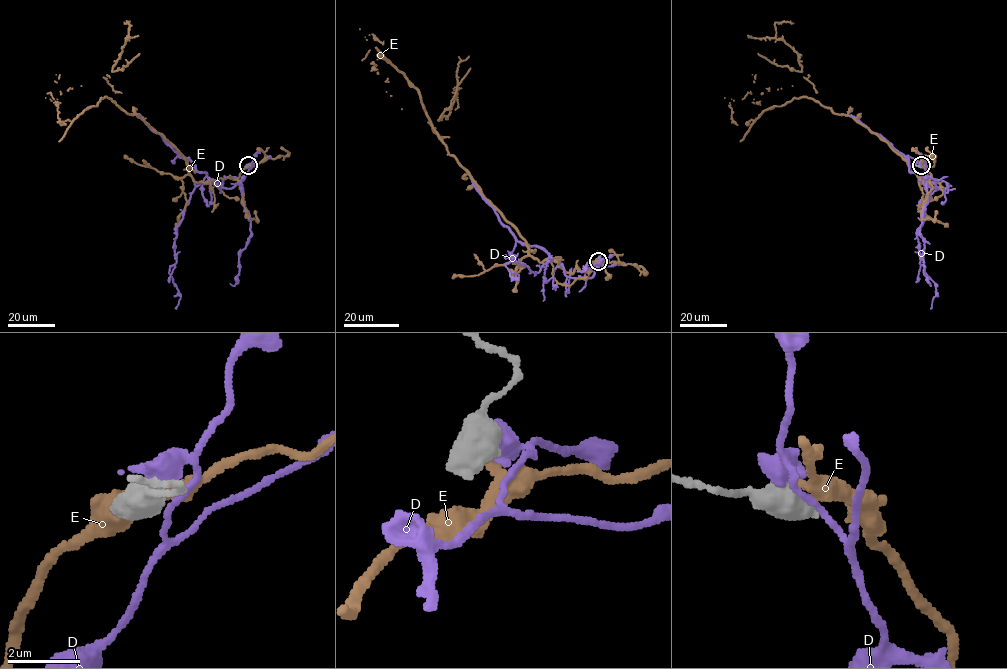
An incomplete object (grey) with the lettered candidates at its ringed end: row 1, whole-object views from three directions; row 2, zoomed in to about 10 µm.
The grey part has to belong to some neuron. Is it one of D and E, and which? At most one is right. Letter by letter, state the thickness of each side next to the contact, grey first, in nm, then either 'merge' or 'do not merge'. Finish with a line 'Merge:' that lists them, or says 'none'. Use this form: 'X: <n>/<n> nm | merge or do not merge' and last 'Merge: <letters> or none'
D: 500/700 nm | do not merge
E: 750/320 nm | merge
Merge: E

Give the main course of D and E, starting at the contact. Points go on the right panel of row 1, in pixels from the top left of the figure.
D: (921, 165), (936, 187), (921, 176), (930, 197), (917, 238), (920, 264), (936, 289), (931, 309)
E: (921, 165), (932, 178), (920, 182), (877, 135), (806, 97), (745, 124), (731, 117), (733, 100), (793, 86)

